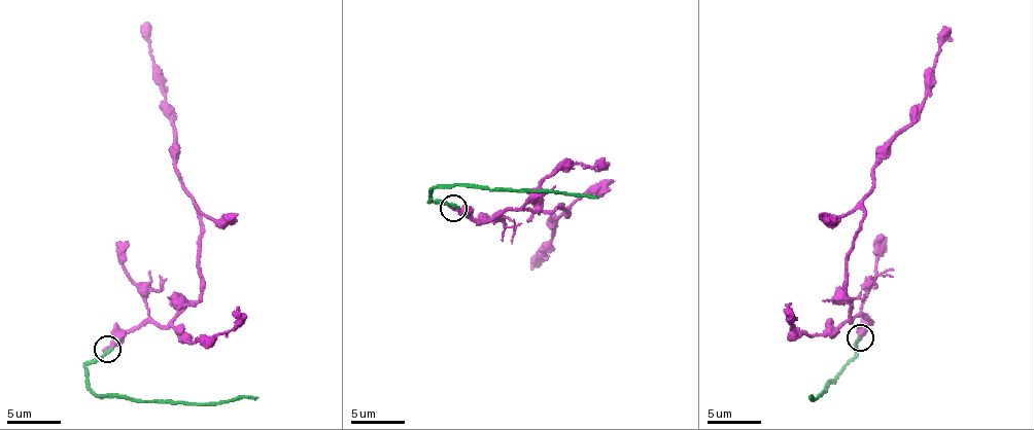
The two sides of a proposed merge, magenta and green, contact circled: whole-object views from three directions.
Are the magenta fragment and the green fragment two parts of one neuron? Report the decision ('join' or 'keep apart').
keep apart

